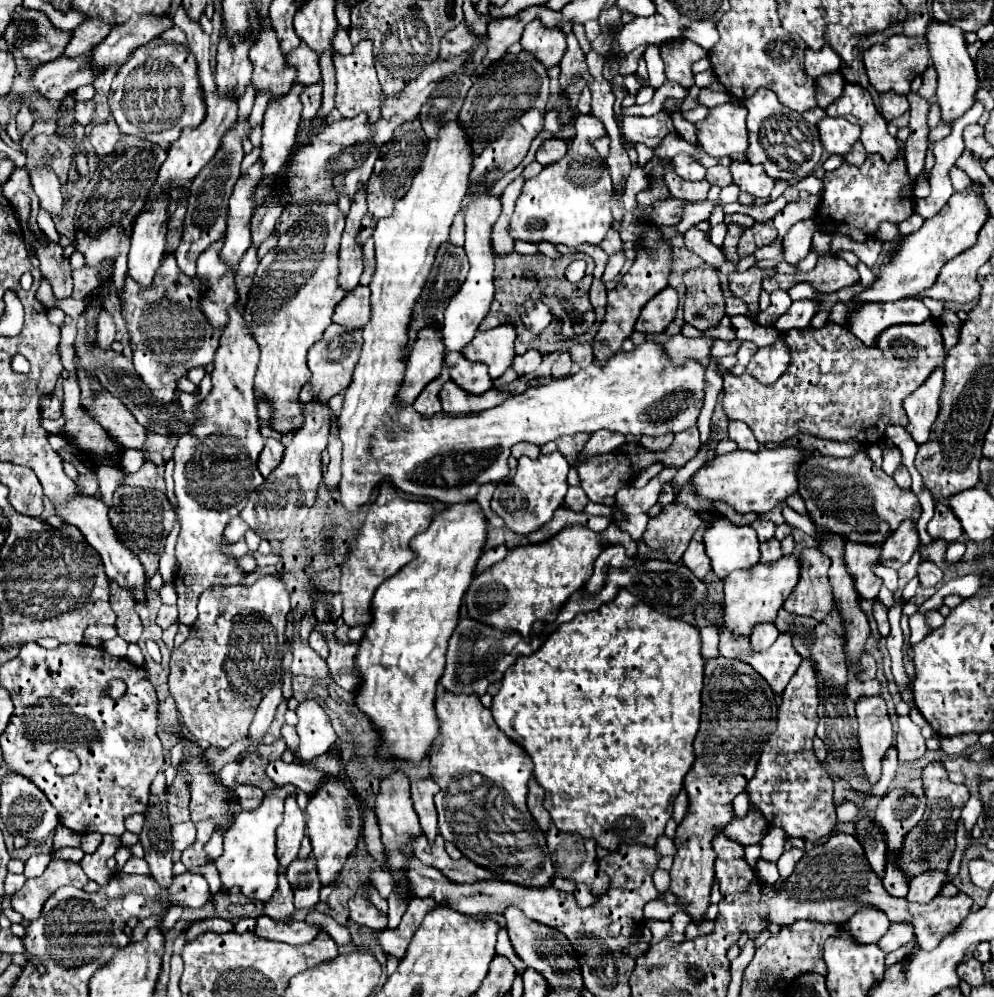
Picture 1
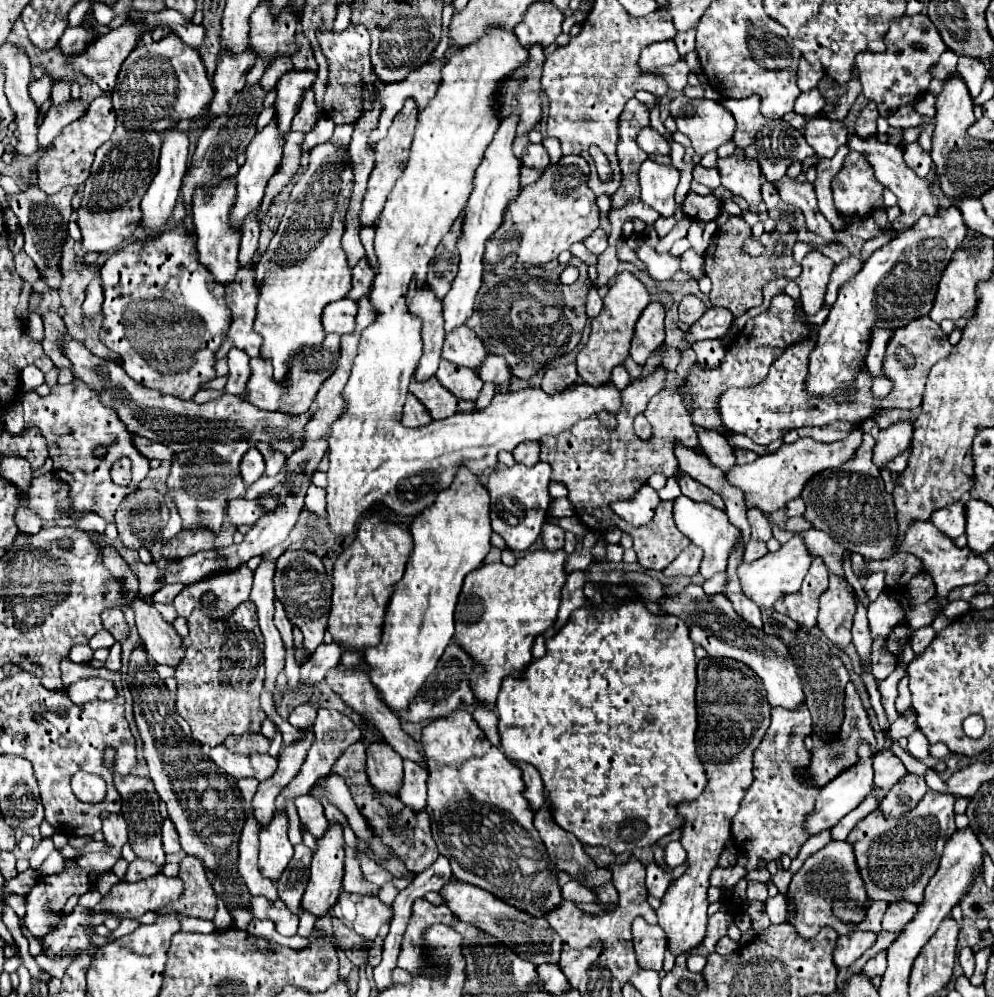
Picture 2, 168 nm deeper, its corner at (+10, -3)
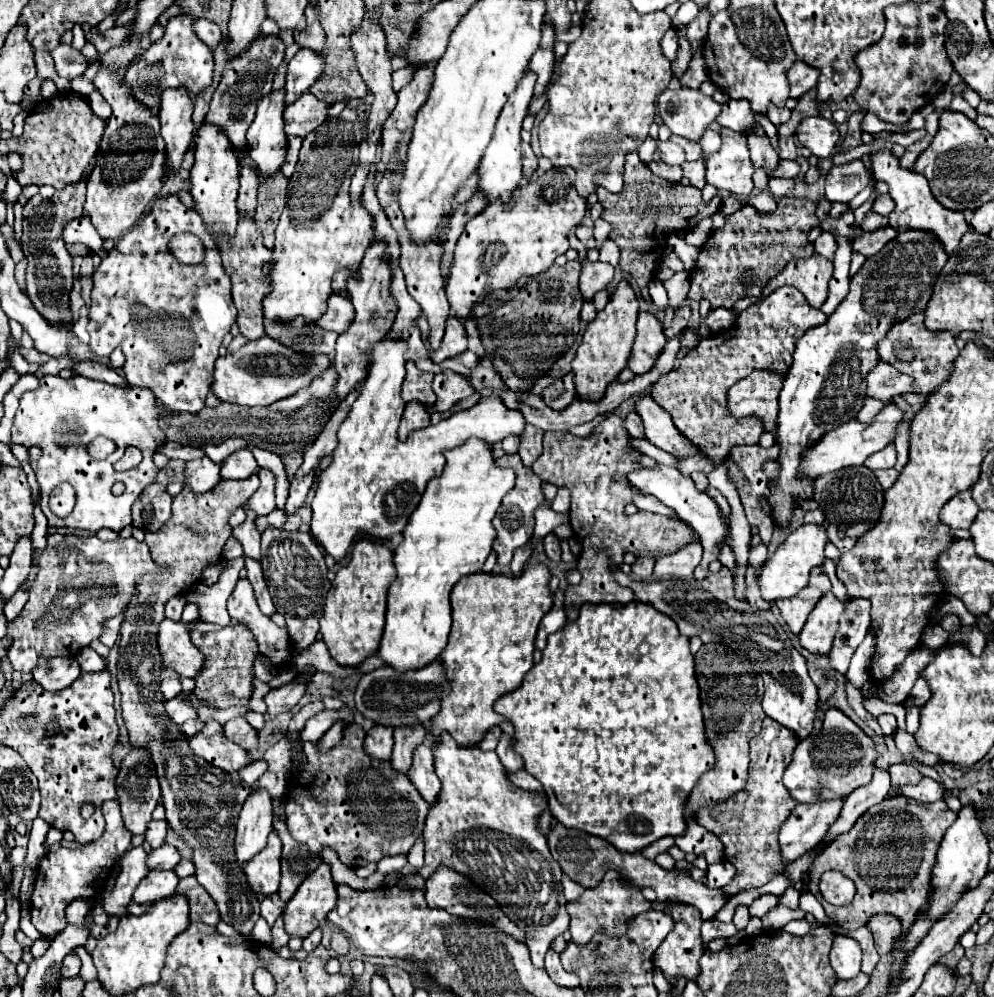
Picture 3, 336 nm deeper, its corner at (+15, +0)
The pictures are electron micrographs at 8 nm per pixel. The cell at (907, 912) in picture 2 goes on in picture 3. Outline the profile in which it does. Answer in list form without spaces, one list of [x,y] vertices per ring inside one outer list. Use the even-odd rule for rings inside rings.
[[[877,913],[871,917],[871,921],[867,923],[873,939],[875,939],[875,949],[879,955],[889,953],[893,939],[901,933],[901,921],[889,913]]]

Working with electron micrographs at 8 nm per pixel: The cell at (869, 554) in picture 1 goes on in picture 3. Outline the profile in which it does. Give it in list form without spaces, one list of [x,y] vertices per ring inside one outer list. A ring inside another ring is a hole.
[[[825,593],[799,633],[801,645],[813,653],[829,653],[835,633],[839,631],[839,617],[843,611],[845,603],[841,603],[833,593]]]

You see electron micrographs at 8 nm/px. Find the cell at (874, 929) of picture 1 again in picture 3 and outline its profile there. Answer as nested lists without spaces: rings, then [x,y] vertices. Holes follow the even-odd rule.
[[[835,937],[831,947],[831,967],[839,979],[857,977],[857,971],[861,971],[861,947],[853,937]]]

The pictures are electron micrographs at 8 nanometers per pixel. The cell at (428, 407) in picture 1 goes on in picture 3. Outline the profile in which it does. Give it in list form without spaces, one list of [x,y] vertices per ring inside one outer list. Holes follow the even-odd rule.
[[[409,401],[405,405],[405,413],[401,419],[401,427],[399,427],[399,437],[407,439],[407,435],[415,429],[423,429],[431,423],[429,411],[425,409],[425,405],[421,405],[419,401]]]

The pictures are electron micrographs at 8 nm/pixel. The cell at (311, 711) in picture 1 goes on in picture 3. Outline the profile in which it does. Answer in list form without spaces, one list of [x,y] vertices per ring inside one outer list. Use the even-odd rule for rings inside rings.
[[[255,789],[245,799],[241,815],[237,819],[235,853],[239,863],[249,861],[267,845],[267,837],[273,831],[273,807],[269,791]]]

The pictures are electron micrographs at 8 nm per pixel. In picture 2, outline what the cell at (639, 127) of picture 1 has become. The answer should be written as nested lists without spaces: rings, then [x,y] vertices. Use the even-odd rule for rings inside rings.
[[[650,126],[642,128],[640,134],[638,134],[638,146],[648,152],[648,154],[662,154],[662,156],[670,156],[670,146],[668,142],[658,134],[654,132]]]

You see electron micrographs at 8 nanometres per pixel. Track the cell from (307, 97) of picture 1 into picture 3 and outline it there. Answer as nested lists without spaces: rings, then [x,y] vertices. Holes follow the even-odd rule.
[[[303,93],[293,105],[285,107],[285,133],[305,137],[327,119],[327,113],[329,105],[325,105],[311,93]]]

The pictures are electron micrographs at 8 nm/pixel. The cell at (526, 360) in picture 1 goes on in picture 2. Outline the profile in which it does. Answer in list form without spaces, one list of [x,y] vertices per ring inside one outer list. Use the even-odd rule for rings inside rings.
[[[488,356],[486,364],[482,364],[482,368],[476,368],[476,374],[484,380],[484,382],[492,382],[492,384],[502,384],[502,382],[510,382],[510,370],[508,364],[502,356]]]

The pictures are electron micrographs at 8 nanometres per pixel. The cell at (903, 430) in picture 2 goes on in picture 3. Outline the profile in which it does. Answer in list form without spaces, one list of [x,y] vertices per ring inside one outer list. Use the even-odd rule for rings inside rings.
[[[891,443],[891,445],[887,445],[885,449],[869,455],[867,461],[865,461],[865,465],[867,465],[869,469],[873,469],[873,471],[893,467],[893,465],[895,465],[895,443]]]

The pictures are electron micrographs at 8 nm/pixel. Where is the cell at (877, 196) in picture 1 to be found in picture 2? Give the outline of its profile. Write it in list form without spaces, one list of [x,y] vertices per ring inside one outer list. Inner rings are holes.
[[[850,150],[844,158],[844,166],[832,180],[832,194],[838,212],[846,218],[872,216],[872,212],[884,202],[882,190],[882,184],[874,180],[870,162],[862,154]]]

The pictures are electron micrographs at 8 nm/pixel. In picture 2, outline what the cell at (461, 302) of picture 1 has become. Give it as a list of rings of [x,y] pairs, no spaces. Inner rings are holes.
[[[508,116],[502,120],[498,132],[494,134],[492,142],[488,144],[484,158],[476,170],[474,178],[474,190],[470,194],[470,200],[466,204],[466,220],[462,226],[462,236],[458,240],[460,250],[460,270],[456,280],[452,282],[450,292],[446,294],[444,302],[444,320],[446,320],[446,332],[452,332],[454,328],[462,326],[474,312],[474,300],[482,286],[482,254],[486,240],[500,228],[504,220],[504,212],[510,204],[510,200],[518,198],[520,192],[520,160],[512,152],[512,142],[516,138],[516,124],[518,116]]]

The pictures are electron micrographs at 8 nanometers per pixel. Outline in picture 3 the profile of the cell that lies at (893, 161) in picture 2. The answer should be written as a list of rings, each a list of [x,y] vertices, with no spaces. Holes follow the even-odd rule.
[[[881,149],[869,155],[871,159],[871,169],[877,181],[885,181],[889,185],[889,195],[895,201],[895,209],[889,213],[889,225],[901,233],[905,229],[927,229],[931,233],[935,233],[935,237],[945,245],[947,253],[953,253],[953,249],[959,245],[963,233],[969,229],[969,223],[965,221],[961,211],[949,211],[945,207],[939,205],[939,201],[933,197],[929,183],[925,181],[923,175],[911,171],[911,169],[903,169],[899,165],[899,159],[889,151],[889,149]]]

